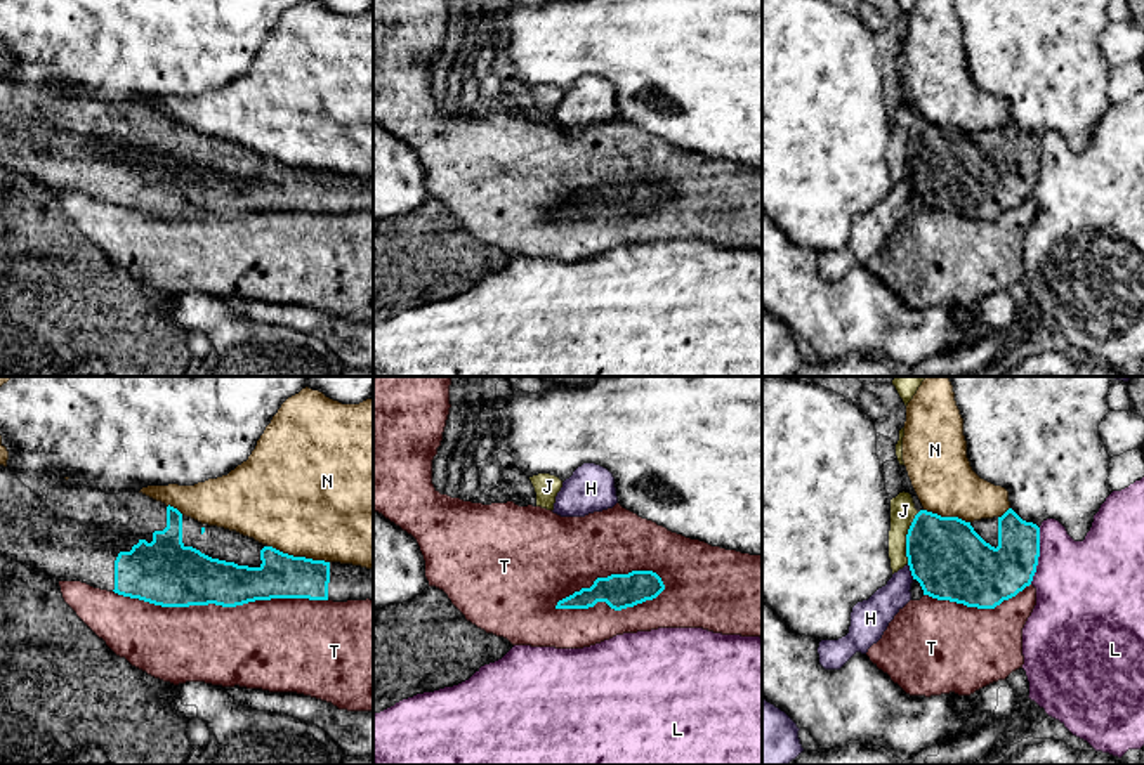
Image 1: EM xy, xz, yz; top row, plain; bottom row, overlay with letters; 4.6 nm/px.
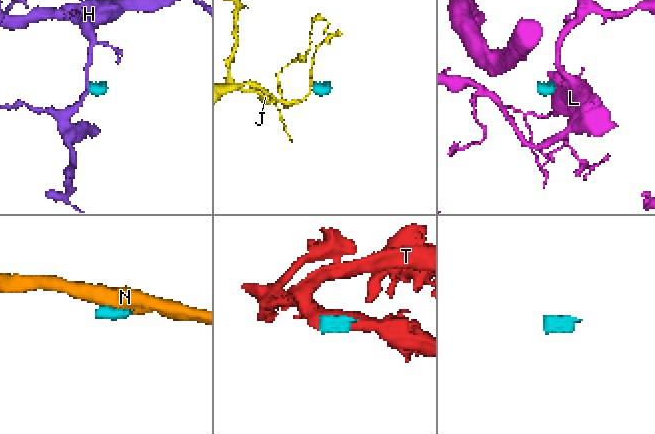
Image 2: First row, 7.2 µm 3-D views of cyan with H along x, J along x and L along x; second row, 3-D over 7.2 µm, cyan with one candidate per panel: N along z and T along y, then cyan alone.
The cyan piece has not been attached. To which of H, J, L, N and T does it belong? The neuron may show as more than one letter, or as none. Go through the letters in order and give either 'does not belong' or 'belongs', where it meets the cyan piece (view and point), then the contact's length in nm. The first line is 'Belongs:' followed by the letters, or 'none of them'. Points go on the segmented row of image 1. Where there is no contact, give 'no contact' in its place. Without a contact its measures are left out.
Belongs: none of them
H: does not belong; meets cyan in yz at (910, 569); contact 80 nm long
J: does not belong; meets cyan in yz at (907, 538); contact 240 nm long
L: does not belong; meets cyan in yz at (1038, 555); contact 260 nm long
N: does not belong; meets cyan in xy at (299, 557); contact 300 nm long
T: does not belong; meets cyan in xz at (610, 606); contact 550 nm long

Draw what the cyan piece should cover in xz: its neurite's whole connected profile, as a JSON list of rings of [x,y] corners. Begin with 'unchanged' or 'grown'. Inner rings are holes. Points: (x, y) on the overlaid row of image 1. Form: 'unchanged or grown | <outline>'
unchanged | [[[632,571],[597,578],[590,588],[582,588],[557,602],[556,609],[588,609],[606,602],[611,609],[621,611],[646,600],[656,598],[665,590],[661,578],[653,571]]]

